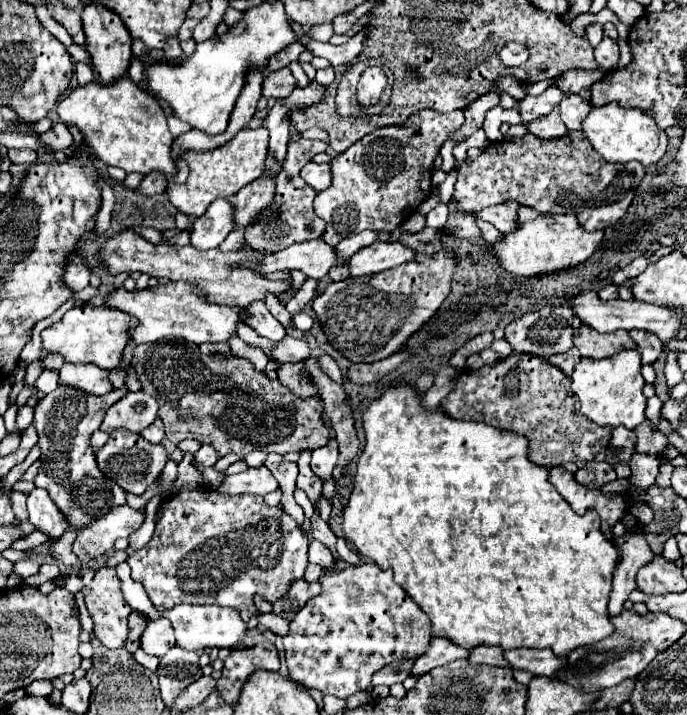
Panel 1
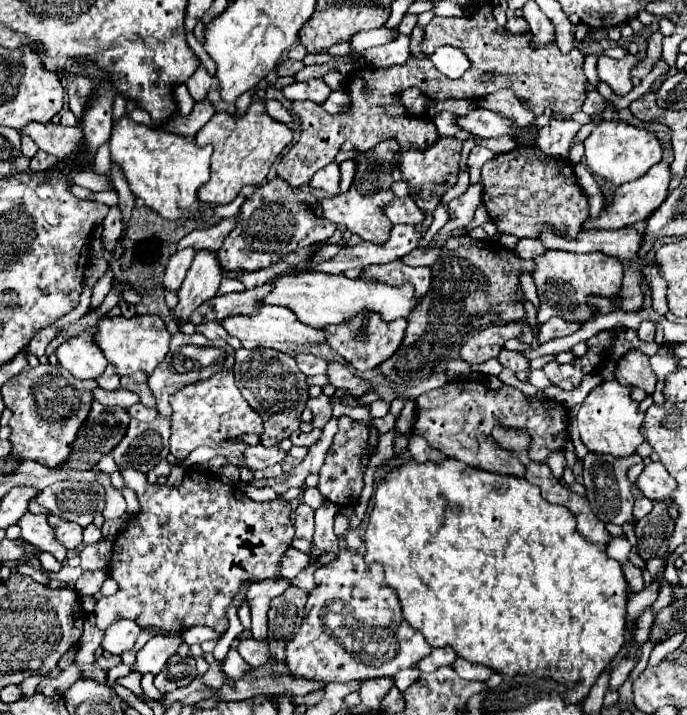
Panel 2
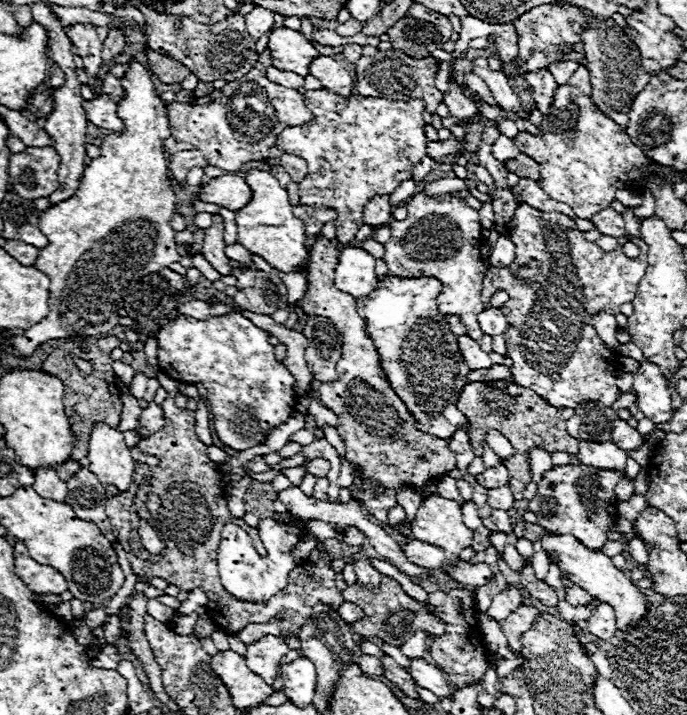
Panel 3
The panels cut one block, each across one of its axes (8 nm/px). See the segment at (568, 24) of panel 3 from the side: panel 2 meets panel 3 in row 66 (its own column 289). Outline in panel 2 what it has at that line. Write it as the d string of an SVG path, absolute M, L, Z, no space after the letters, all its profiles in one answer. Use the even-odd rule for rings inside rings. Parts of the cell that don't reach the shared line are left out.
M124 468L120 473L124 485L136 492L140 510L128 518L126 528L114 540L108 572L120 590L96 602L96 626L106 630L112 622L130 618L138 626L154 626L162 632L182 632L200 624L222 636L228 628L226 608L242 582L248 578L258 582L280 576L280 560L294 538L290 502L284 498L254 502L240 488L224 484L214 474L200 470L188 470L178 486L148 484L146 474L133 468Z

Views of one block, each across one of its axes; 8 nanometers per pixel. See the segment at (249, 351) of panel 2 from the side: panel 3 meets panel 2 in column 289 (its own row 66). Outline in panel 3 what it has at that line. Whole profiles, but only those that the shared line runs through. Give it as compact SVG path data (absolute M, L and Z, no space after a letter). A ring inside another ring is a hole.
M378 50L374 56L360 56L356 62L356 90L362 96L390 96L390 100L424 100L426 110L436 114L436 108L442 104L444 94L434 84L434 74L438 68L436 58L414 60L398 50Z

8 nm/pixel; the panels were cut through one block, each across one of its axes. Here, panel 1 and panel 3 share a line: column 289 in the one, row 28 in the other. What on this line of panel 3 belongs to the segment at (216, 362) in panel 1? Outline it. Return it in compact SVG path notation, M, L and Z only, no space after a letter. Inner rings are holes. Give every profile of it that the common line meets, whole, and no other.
M412 4L410 12L388 32L390 44L412 58L428 58L436 48L452 36L452 26L446 16L422 4Z

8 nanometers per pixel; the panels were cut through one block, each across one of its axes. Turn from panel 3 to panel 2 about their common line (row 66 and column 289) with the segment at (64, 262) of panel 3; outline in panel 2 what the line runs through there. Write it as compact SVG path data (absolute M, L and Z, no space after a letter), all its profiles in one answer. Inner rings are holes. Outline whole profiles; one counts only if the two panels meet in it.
M254 98L244 116L232 116L226 112L216 112L206 126L196 134L196 144L212 144L212 176L208 184L198 190L198 198L208 204L230 204L244 186L258 186L266 180L272 162L282 154L282 150L292 142L292 130L272 120L266 114L264 102Z

